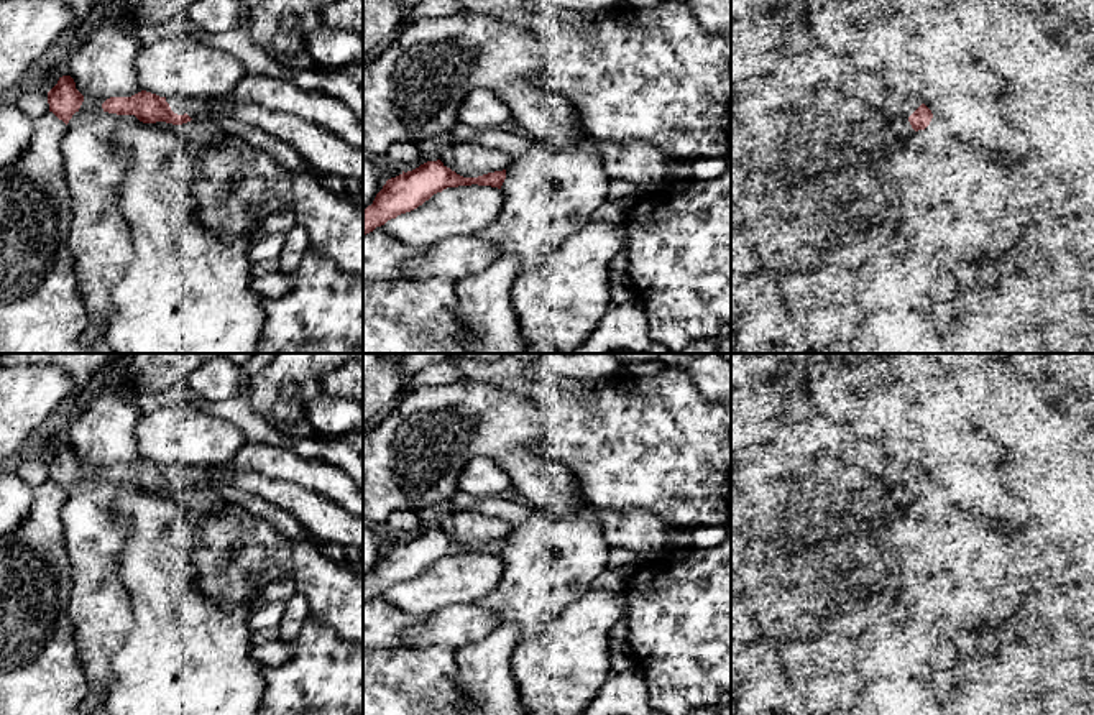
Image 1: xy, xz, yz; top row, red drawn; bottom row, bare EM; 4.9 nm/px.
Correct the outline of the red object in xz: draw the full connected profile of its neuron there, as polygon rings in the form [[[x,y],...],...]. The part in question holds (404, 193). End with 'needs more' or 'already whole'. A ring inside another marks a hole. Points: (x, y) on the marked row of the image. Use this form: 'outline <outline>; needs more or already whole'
outline [[[440,159],[427,161],[412,171],[402,171],[399,176],[386,181],[373,204],[363,209],[363,235],[401,214],[417,209],[447,187],[478,184],[501,189],[504,179],[506,169],[478,178],[463,178]]]; already whole

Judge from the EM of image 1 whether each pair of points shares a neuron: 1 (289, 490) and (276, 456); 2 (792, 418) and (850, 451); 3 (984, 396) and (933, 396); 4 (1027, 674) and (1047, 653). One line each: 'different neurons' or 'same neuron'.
1: different neurons
2: same neuron
3: different neurons
4: same neuron

